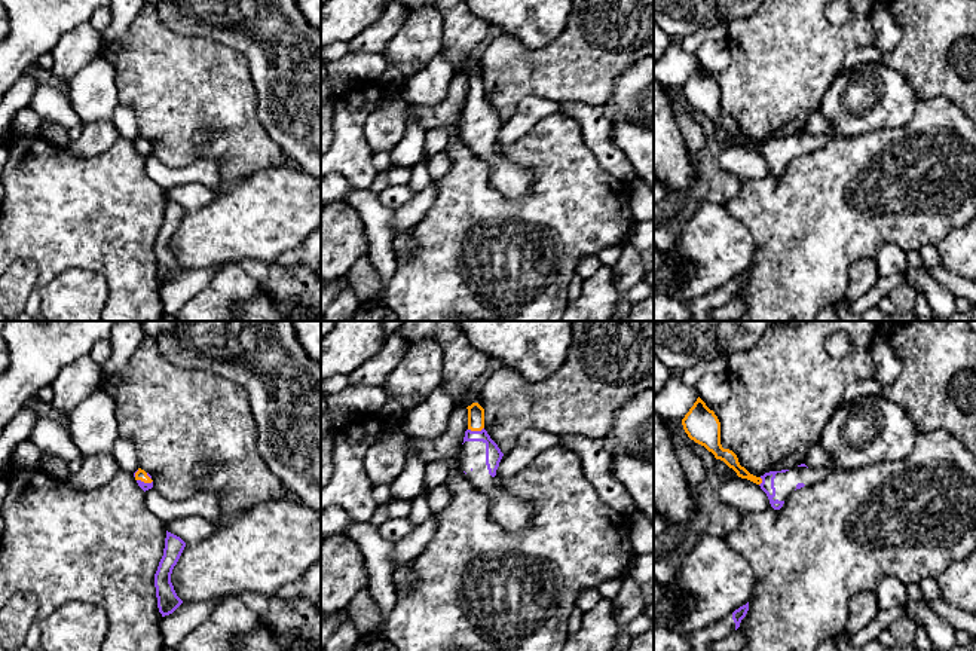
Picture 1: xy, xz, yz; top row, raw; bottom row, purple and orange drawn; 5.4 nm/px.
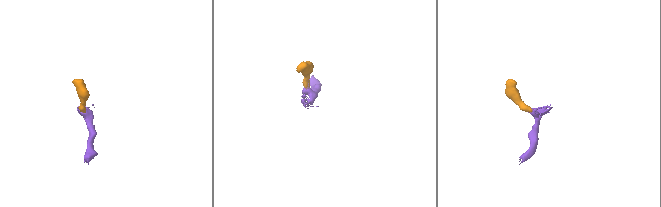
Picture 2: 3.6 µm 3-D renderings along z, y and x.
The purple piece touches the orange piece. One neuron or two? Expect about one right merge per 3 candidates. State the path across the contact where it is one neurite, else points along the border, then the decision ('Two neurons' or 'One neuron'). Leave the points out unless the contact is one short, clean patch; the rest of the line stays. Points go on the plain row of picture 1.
Path across: xz (493, 122), (490, 112), (476, 98), (476, 81). One neuron

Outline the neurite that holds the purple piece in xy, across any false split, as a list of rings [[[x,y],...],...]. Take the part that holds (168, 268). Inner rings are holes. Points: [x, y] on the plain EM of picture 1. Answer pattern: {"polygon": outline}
{"polygon": [[[166,198],[163,223],[154,241],[157,275],[162,284],[172,281],[183,271],[174,257],[171,241],[184,214],[186,210],[180,204]]]}

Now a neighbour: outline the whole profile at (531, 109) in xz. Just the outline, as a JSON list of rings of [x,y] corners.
[[[535,95],[524,97],[515,113],[502,123],[496,137],[498,144],[511,144],[524,137],[541,119],[560,114],[560,103]]]

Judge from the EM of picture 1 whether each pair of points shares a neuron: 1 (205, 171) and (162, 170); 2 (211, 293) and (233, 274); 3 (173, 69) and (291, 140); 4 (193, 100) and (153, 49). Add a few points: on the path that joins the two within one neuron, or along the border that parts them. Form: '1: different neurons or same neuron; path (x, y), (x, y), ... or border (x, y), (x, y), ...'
1: same neuron; path (195, 173), (173, 174)
2: same neuron; path (217, 290), (228, 280)
3: different neurons; border (253, 85), (256, 92), (256, 118), (278, 147)
4: same neuron; path (181, 88), (155, 61)

